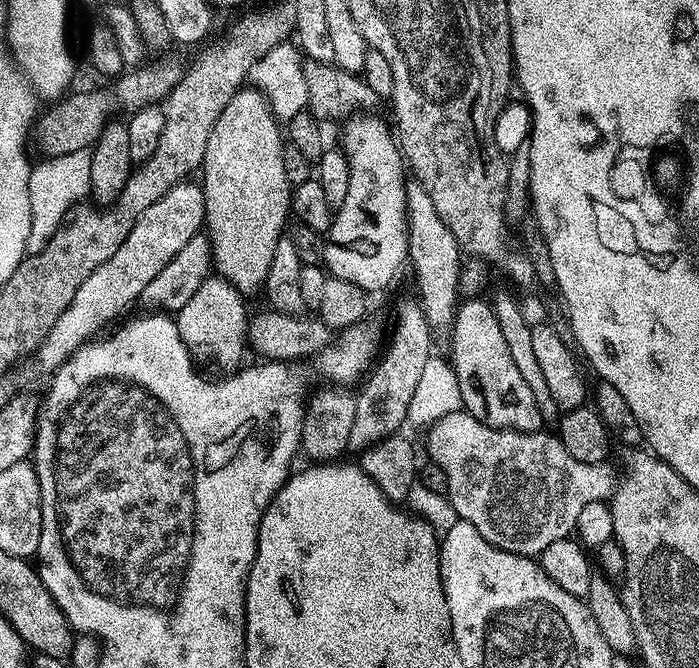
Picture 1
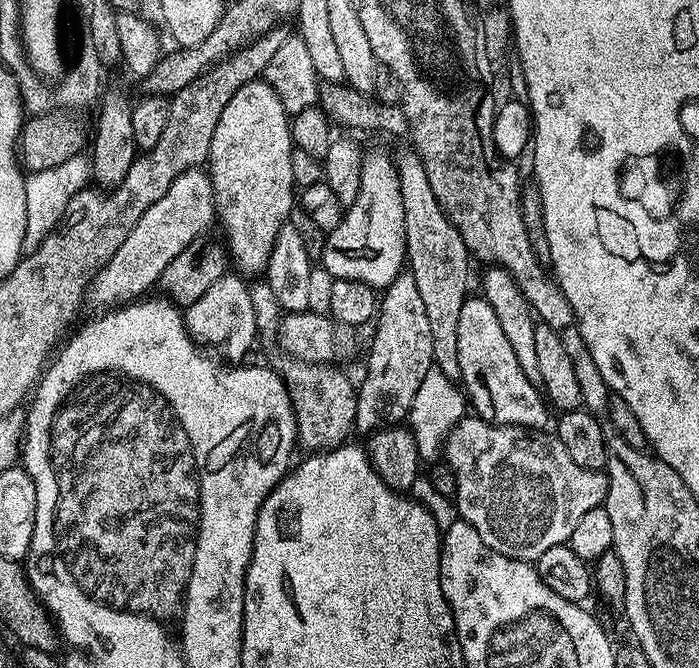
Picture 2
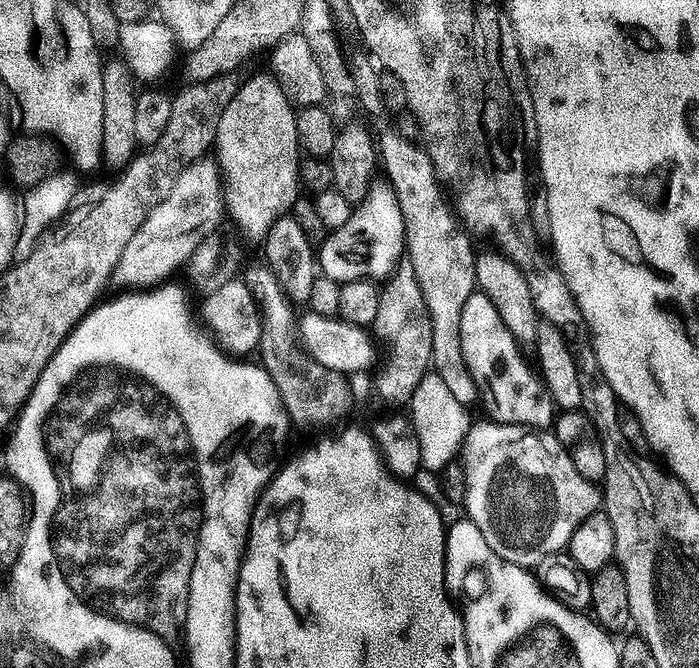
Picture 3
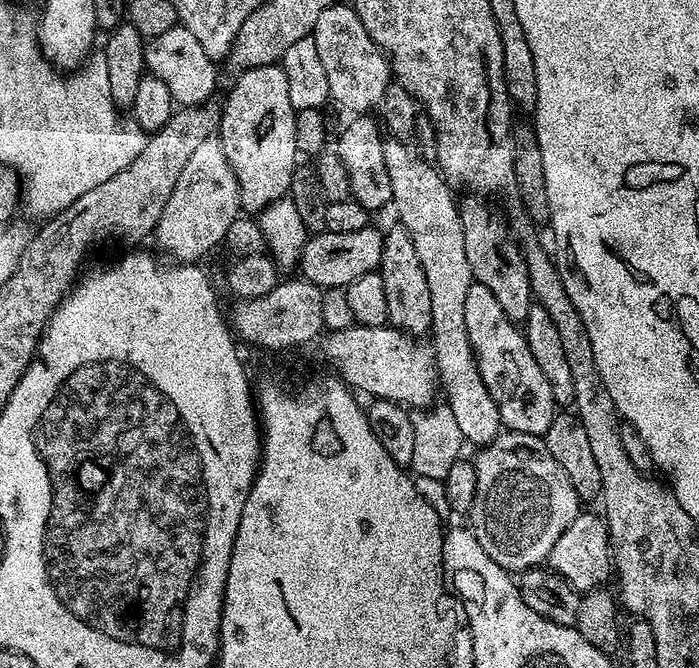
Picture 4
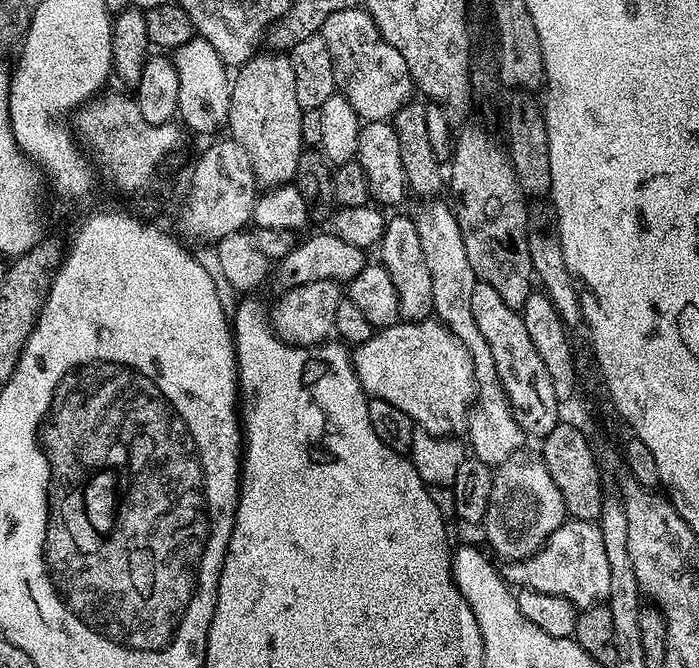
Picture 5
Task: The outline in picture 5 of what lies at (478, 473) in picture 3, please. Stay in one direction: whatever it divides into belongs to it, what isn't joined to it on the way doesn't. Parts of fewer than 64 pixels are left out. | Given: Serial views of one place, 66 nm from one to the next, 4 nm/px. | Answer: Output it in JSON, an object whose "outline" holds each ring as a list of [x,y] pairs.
{"outline":[[[536,459],[516,463],[499,465],[493,471],[488,508],[482,521],[482,529],[488,535],[493,550],[504,562],[533,556],[566,519],[562,494],[558,486],[554,486],[554,478],[543,462]]]}

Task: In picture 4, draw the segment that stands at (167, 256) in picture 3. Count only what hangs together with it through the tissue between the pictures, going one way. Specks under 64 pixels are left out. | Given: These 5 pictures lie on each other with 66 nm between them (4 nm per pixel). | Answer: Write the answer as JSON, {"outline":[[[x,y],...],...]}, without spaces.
{"outline":[[[213,134],[201,142],[194,155],[186,162],[182,174],[178,174],[178,182],[162,210],[162,218],[158,218],[154,241],[164,252],[169,252],[171,259],[176,262],[200,262],[211,248],[220,248],[224,243],[224,236],[230,230],[231,223],[241,215],[241,184],[231,166],[231,160],[222,146],[219,135]]]}

